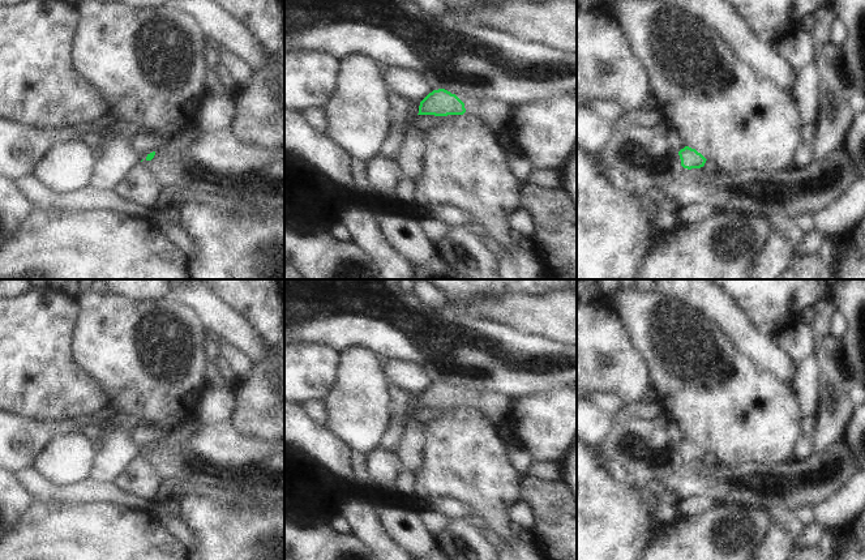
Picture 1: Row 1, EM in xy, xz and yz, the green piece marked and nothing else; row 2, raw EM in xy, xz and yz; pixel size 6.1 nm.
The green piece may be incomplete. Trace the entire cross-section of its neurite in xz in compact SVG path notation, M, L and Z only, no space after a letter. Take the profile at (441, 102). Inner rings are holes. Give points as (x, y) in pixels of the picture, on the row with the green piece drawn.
M445 89L433 90L429 93L419 106L417 115L463 115L466 112L464 103L450 91Z

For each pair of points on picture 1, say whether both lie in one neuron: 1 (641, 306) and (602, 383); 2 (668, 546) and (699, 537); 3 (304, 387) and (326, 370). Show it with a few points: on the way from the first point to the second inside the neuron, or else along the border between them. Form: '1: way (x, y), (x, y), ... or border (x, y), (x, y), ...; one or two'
1: border (609, 307), (643, 359); two
2: way (676, 546), (692, 544); one
3: way (309, 381), (321, 370); one

